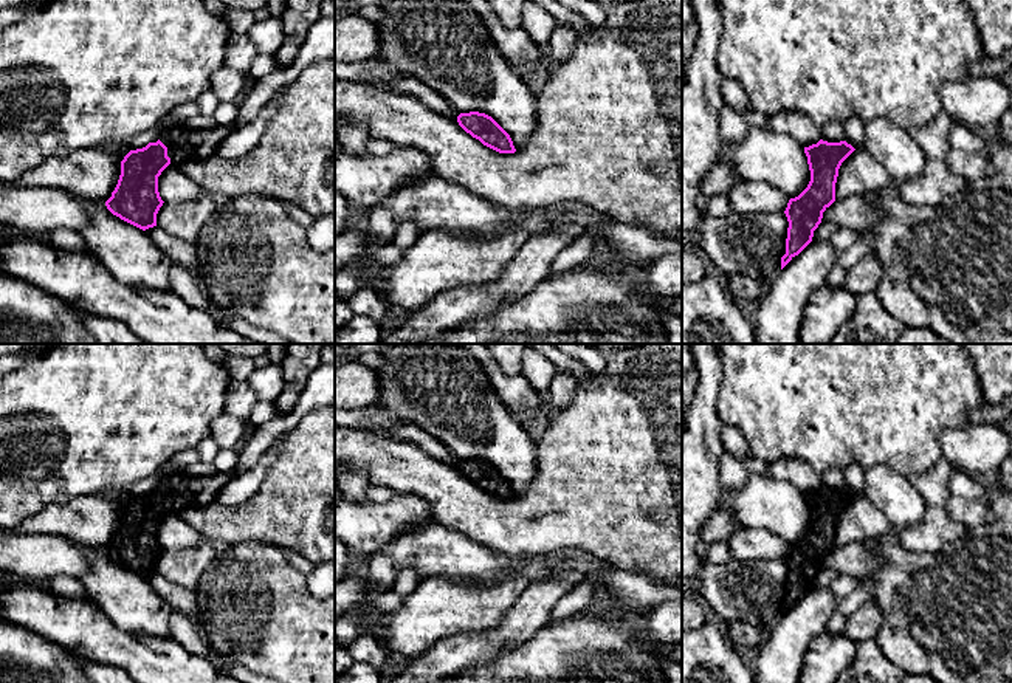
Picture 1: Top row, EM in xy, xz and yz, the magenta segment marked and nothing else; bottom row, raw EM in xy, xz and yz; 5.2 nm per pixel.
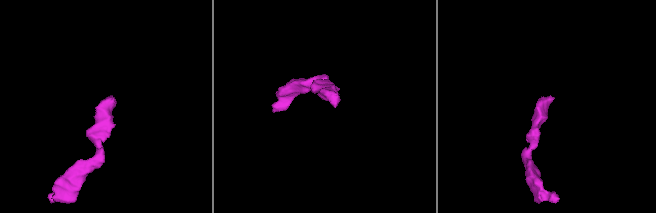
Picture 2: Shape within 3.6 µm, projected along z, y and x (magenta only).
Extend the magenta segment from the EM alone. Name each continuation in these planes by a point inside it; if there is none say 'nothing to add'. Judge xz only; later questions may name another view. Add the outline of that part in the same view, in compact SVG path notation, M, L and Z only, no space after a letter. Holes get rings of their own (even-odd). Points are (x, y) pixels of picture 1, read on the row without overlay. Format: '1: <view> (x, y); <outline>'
nothing to add

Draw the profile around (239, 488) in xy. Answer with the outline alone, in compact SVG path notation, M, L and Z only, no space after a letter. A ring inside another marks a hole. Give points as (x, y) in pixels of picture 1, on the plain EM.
M270 448L253 469L232 475L219 491L215 503L237 506L253 497L274 458L276 449Z

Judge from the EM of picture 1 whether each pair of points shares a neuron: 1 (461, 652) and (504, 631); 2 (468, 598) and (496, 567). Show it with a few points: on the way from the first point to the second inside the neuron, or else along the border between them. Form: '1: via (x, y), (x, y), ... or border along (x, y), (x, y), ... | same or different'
1: via (471, 648), (493, 640) | same
2: border along (513, 567), (490, 584), (459, 583), (445, 578) | different

